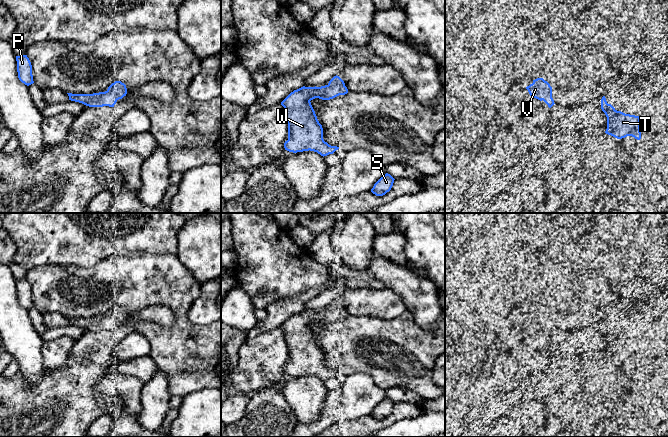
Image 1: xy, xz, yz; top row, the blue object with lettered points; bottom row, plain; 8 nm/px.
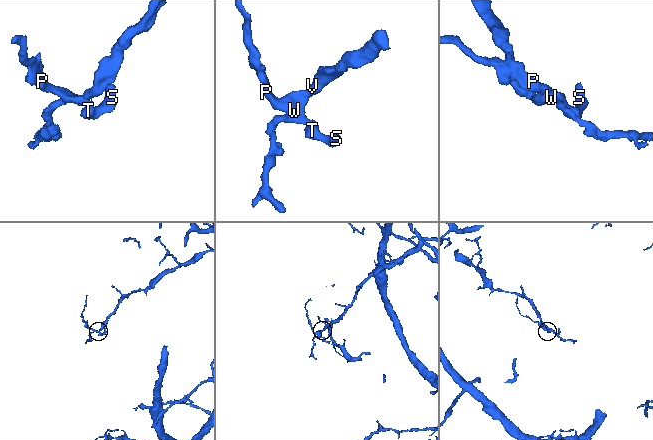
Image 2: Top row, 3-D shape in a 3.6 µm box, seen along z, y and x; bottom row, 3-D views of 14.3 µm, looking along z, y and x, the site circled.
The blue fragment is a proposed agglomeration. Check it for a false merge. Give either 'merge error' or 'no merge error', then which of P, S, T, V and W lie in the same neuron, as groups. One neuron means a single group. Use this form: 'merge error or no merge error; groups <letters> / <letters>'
no merge error; groups P S T V W

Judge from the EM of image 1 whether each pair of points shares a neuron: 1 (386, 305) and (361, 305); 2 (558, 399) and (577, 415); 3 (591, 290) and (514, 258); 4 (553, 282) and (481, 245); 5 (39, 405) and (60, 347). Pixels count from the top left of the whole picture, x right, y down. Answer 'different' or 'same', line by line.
1: same
2: same
3: same
4: different
5: different

